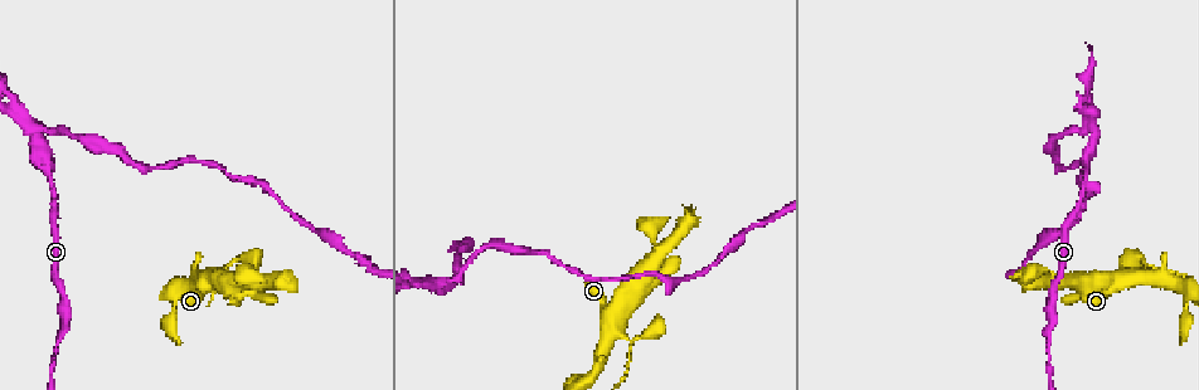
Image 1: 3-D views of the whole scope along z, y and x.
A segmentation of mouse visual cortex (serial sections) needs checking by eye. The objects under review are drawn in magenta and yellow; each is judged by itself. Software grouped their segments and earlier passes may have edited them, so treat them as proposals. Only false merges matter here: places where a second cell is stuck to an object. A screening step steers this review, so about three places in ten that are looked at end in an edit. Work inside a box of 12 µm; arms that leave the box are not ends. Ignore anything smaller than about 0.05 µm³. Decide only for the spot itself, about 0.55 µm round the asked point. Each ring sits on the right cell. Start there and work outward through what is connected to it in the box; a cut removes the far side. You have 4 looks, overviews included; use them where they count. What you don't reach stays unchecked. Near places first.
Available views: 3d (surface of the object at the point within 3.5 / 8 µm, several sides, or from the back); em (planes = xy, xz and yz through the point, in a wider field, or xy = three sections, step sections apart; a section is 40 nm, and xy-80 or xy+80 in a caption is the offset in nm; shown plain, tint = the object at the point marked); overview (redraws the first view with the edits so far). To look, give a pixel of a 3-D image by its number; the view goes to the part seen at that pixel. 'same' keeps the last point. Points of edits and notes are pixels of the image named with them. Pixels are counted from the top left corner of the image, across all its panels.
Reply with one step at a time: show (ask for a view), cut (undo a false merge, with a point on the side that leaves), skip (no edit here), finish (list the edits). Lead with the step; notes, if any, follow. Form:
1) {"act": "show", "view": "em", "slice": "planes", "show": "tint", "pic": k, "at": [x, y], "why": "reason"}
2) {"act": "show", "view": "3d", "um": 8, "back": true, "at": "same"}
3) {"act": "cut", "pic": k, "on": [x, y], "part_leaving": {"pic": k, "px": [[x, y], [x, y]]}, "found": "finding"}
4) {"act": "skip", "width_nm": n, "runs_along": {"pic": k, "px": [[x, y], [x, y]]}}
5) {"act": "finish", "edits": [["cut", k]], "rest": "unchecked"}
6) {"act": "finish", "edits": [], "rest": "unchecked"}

{"act": "show", "view": "3d", "um": 3.5, "pic": 1, "at": [284, 279], "why": "sudden change in width"}

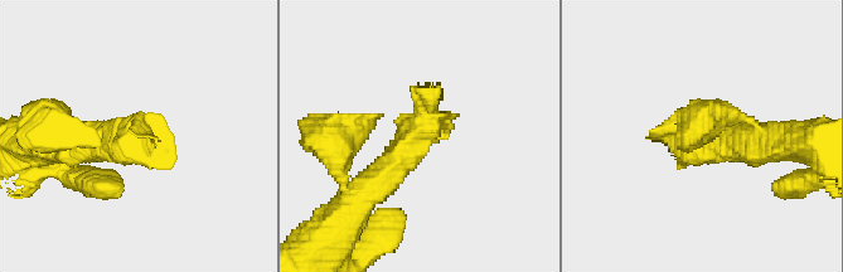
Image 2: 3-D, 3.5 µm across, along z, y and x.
{"act": "show", "view": "em", "slice": "xy", "step": 2, "show": "tint", "pic": 2, "at": [131, 139]}

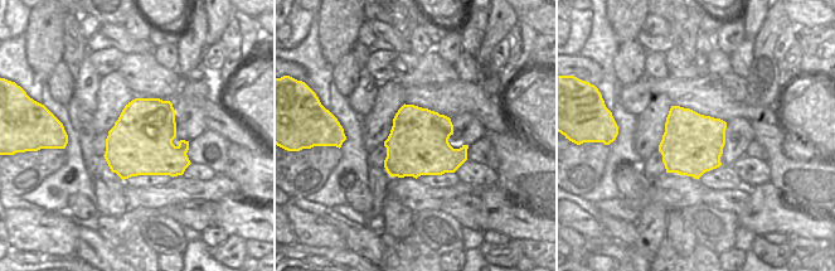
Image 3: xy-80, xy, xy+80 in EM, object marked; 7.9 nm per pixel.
{"act": "skip", "runs_along": {"pic": 2, "px": [[357, 199], [422, 129], [426, 83]]}, "found": "all the same cell"}

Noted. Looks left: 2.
{"act": "show", "view": "3d", "um": 8, "pic": 1, "at": [229, 264], "why": "arms part here"}

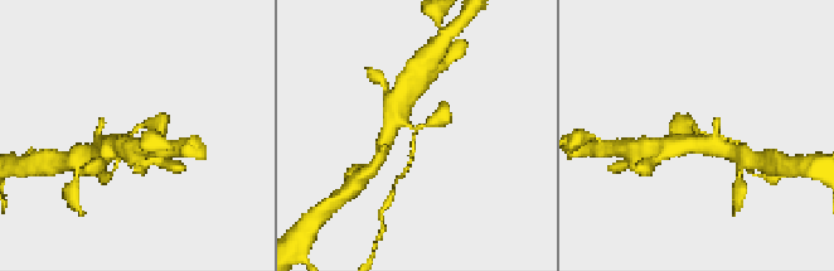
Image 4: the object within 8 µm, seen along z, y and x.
{"act": "show", "view": "3d", "um": 3.5, "back": true, "pic": 4, "at": [698, 134], "why": "closer look"}

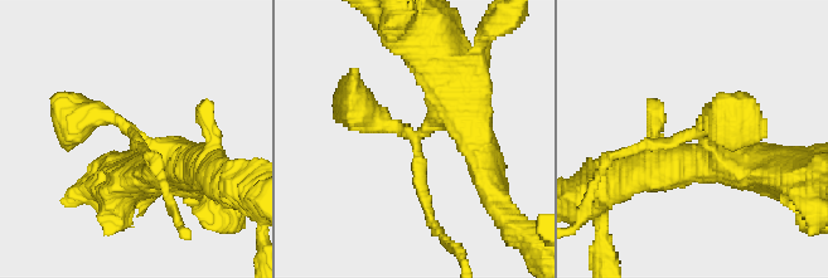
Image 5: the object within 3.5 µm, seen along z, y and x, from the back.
{"act": "cut", "pic": 5, "on": [632, 150], "part_leaving": {"pic": 5, "px": [[419, 154], [426, 211], [449, 244]]}, "found": "two cells meet here"}

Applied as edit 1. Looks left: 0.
{"act": "finish", "edits": [["cut", 5]], "rest": "unchecked"}

